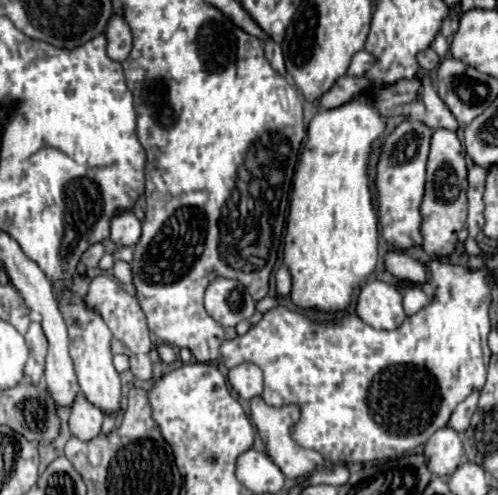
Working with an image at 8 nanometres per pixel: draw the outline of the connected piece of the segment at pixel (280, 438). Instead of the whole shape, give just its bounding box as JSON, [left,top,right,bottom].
[250,395,324,479]

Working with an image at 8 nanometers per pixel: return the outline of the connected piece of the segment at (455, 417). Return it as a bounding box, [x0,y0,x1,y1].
[448,393,480,433]

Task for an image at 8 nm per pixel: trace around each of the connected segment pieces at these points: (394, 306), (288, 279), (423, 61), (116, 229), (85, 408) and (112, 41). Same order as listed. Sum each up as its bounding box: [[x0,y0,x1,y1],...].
[[356,281,406,329],[276,265,292,297],[418,47,440,71],[110,209,142,245],[68,393,104,441],[106,15,132,63]]

